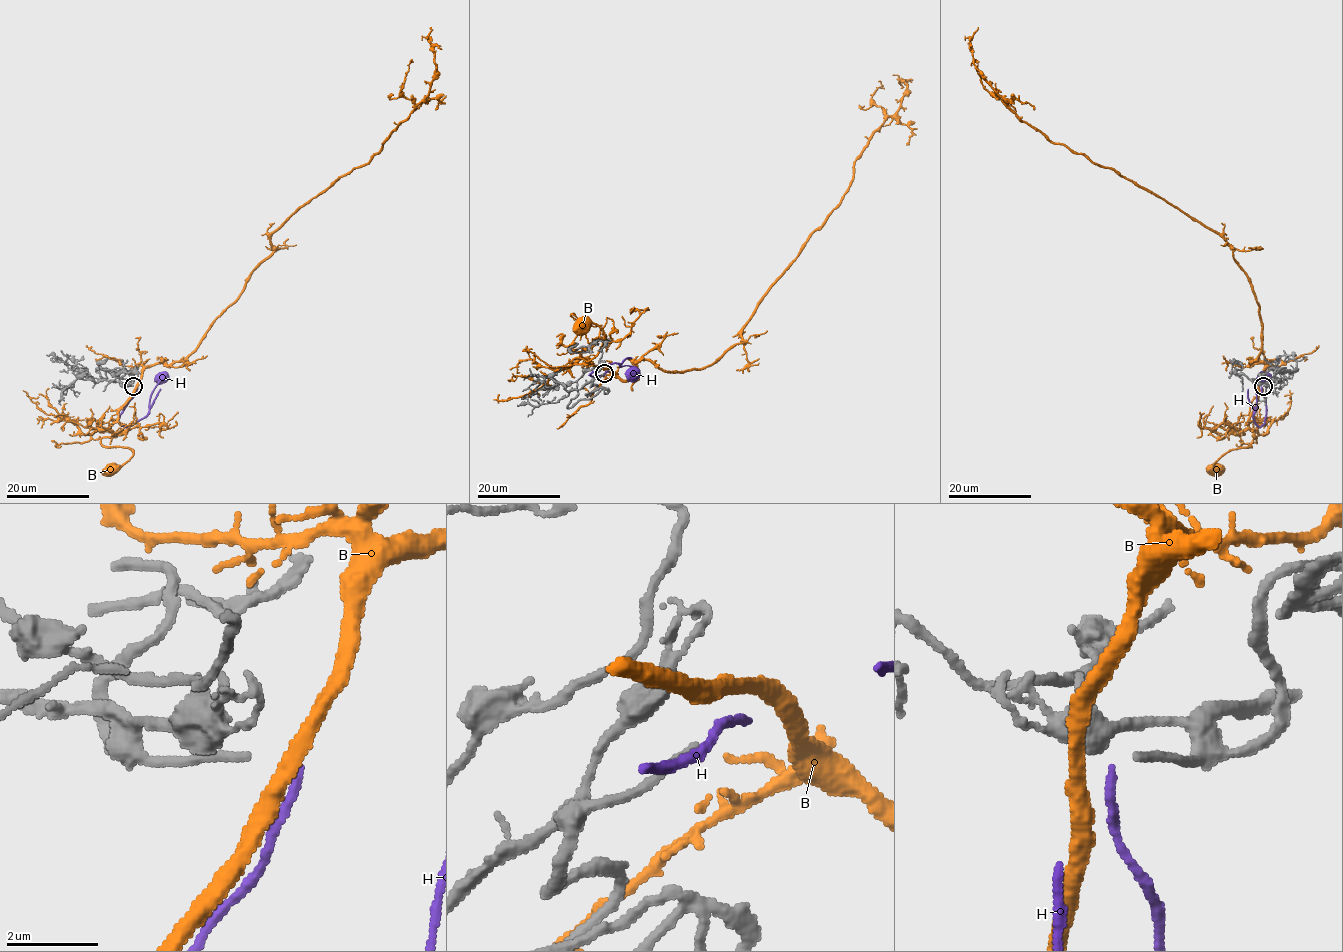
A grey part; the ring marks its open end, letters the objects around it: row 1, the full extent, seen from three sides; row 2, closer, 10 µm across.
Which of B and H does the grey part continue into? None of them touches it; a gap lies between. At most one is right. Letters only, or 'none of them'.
H

